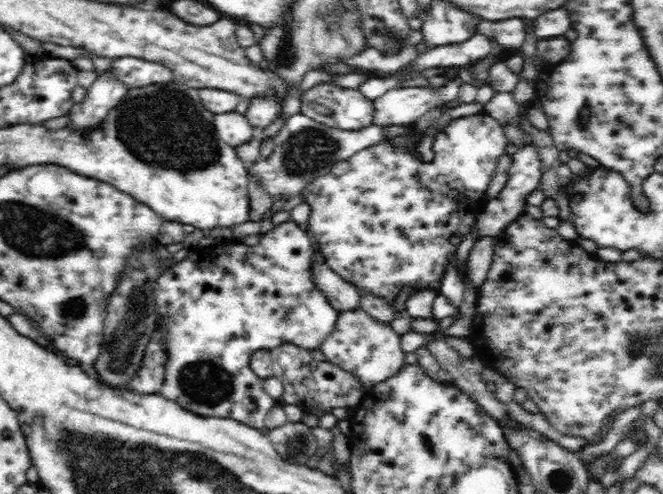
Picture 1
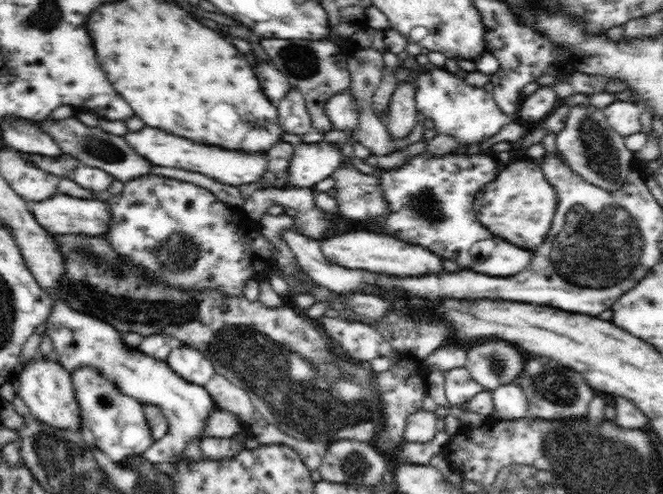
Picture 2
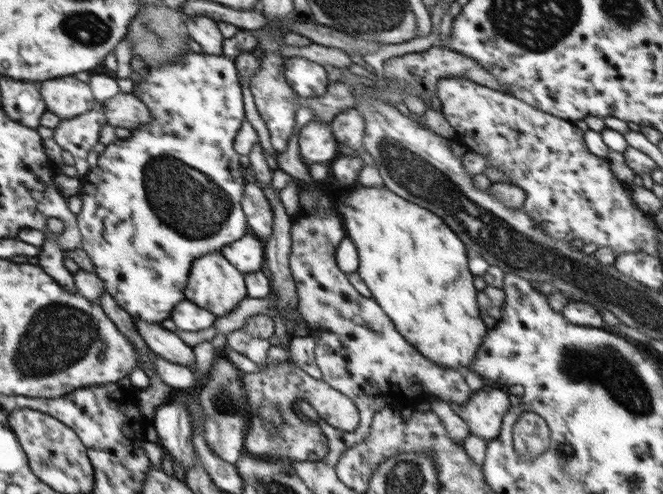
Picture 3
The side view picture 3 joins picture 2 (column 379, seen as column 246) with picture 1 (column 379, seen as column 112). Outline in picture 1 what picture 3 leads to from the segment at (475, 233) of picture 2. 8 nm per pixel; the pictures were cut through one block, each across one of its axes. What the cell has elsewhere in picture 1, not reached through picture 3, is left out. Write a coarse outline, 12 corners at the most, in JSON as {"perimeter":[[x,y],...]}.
{"perimeter":[[485,111],[300,192],[325,263],[440,289],[509,141]]}

